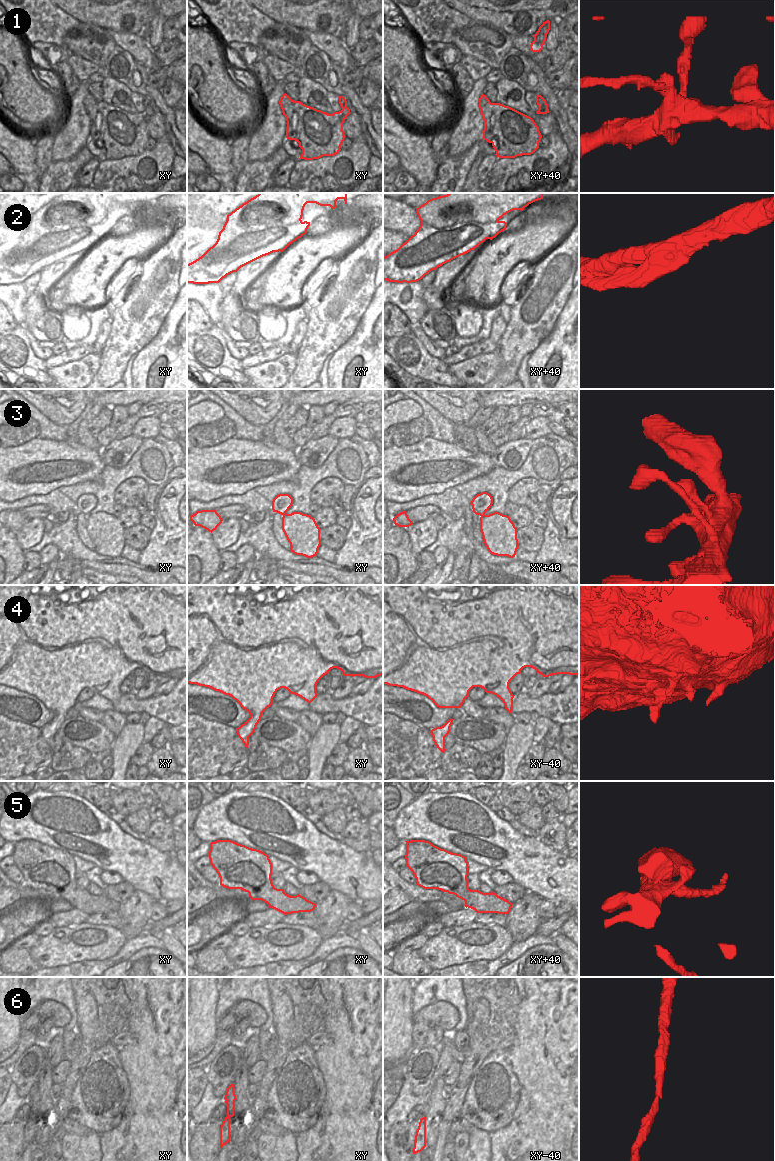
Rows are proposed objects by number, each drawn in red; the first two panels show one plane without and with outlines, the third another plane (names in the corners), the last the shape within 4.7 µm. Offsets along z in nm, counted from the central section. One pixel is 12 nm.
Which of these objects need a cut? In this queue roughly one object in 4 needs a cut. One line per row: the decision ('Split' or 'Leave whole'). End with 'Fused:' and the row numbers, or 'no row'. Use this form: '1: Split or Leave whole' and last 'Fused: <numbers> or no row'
1: Leave whole
2: Split
3: Leave whole
4: Leave whole
5: Split
6: Leave whole
Fused: 2, 5

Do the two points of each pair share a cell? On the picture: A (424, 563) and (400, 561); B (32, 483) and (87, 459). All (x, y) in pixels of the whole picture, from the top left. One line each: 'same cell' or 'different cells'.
A: different cells
B: same cell

